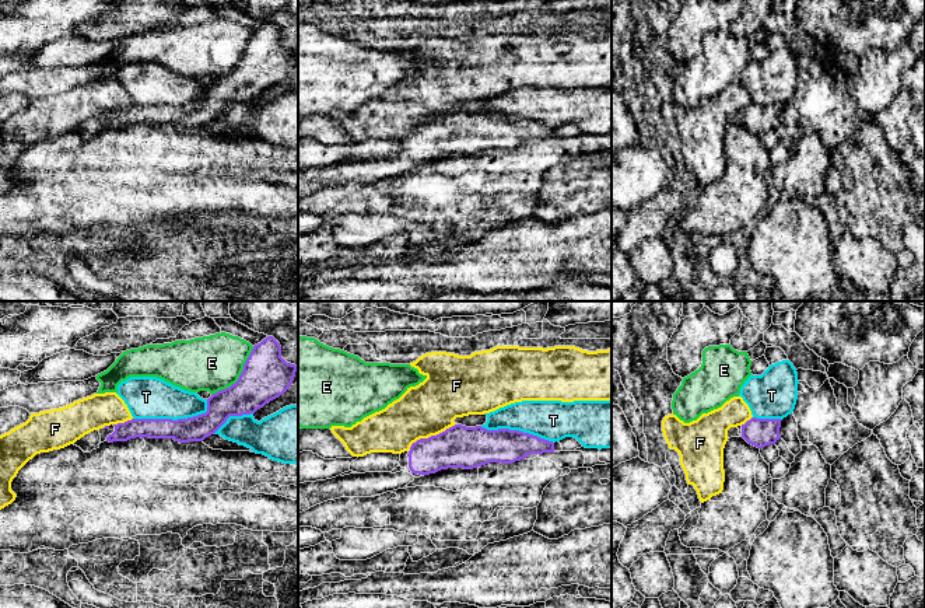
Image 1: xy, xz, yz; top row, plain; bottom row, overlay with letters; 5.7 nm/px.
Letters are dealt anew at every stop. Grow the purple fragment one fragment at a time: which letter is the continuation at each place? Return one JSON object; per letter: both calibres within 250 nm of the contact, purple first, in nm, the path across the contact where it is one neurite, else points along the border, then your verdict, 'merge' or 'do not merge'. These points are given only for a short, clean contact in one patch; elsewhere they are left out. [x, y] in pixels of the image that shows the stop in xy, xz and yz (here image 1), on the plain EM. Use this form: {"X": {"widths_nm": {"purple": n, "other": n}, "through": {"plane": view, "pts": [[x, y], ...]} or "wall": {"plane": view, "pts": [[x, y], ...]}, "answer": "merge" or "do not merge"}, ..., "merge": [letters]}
{"E": {"widths_nm": {"purple": 280, "other": 320}, "answer": "do not merge"}, "F": {"widths_nm": {"purple": 240, "other": 300}, "wall": {"plane": "xz", "pts": [[455, 109], [435, 121], [417, 125], [409, 135]]}, "answer": "do not merge"}, "T": {"widths_nm": {"purple": 140, "other": 240}, "answer": "do not merge"}, "merge": []}

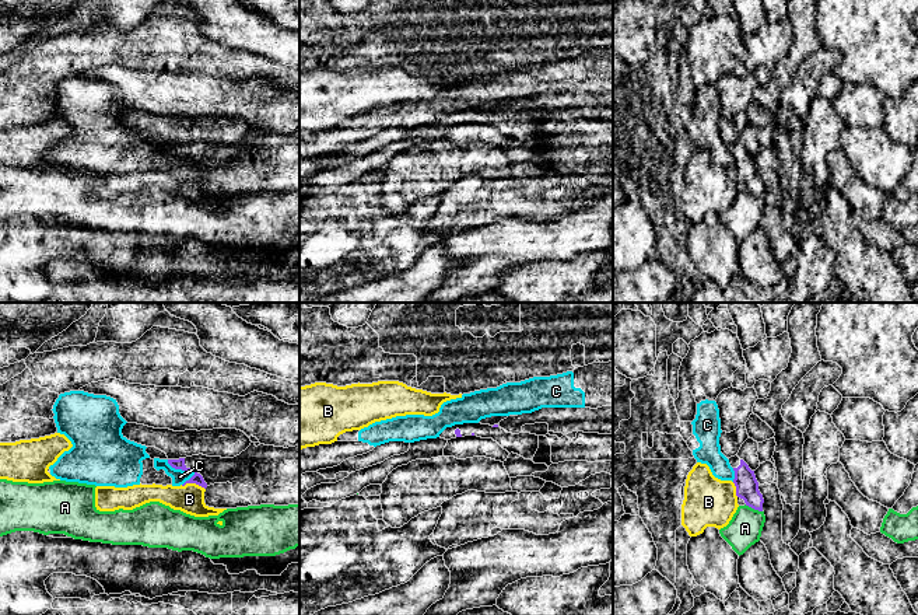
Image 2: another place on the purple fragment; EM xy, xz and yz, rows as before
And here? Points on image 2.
{"A": {"widths_nm": {"purple": 130, "other": 190}, "answer": "do not merge"}, "B": {"widths_nm": {"purple": 60, "other": 160}, "wall": {"plane": "xy", "pts": [[181, 171], [198, 170], [205, 175]]}, "answer": "do not merge"}, "C": {"widths_nm": {"purple": 60, "other": 90}, "wall": {"plane": "xy", "pts": [[167, 146], [172, 153], [191, 156], [195, 160]]}, "answer": "do not merge"}, "merge": []}

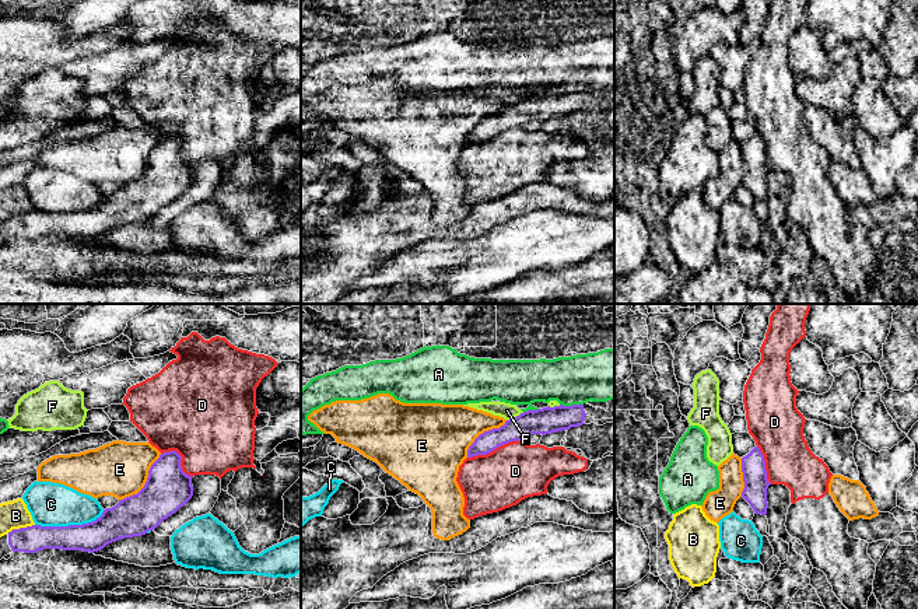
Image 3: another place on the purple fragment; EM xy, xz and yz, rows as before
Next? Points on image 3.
{"A": {"widths_nm": {"purple": 150, "other": 280}, "wall": {"plane": "xz", "pts": [[560, 90], [582, 91]]}, "answer": "do not merge"}, "B": {"widths_nm": {"purple": 160, "other": 160}, "wall": {"plane": "xy", "pts": [[34, 210], [25, 214], [13, 214], [7, 219]]}, "answer": "do not merge"}, "C": {"widths_nm": {"purple": 180, "other": 260}, "answer": "do not merge"}, "D": {"widths_nm": {"purple": 140, "other": 340}, "wall": {"plane": "xz", "pts": [[522, 126], [504, 129], [486, 140], [468, 144]]}, "answer": "do not merge"}, "E": {"widths_nm": {"purple": 260, "other": 320}, "answer": "do not merge"}, "F": {"widths_nm": {"purple": 150, "other": 90}, "wall": {"plane": "xz", "pts": [[524, 98], [507, 107]]}, "answer": "do not merge"}, "merge": []}

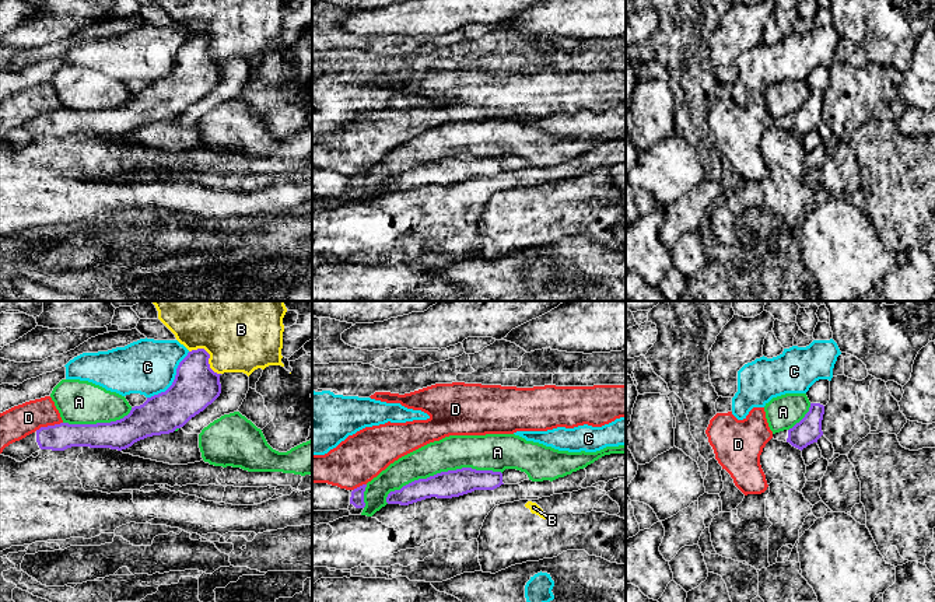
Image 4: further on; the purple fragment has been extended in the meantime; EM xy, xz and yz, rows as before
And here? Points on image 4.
{"A": {"widths_nm": {"purple": 160, "other": 200}, "answer": "do not merge"}, "B": {"widths_nm": {"purple": 260, "other": 340}, "wall": {"plane": "xy", "pts": [[189, 37], [203, 35], [209, 41], [209, 52], [220, 60]]}, "answer": "do not merge"}, "C": {"widths_nm": {"purple": 260, "other": 320}, "answer": "do not merge"}, "D": {"widths_nm": {"purple": 160, "other": 190}, "wall": {"plane": "xy", "pts": [[62, 108], [53, 112], [41, 112], [35, 116]]}, "answer": "do not merge"}, "merge": []}

